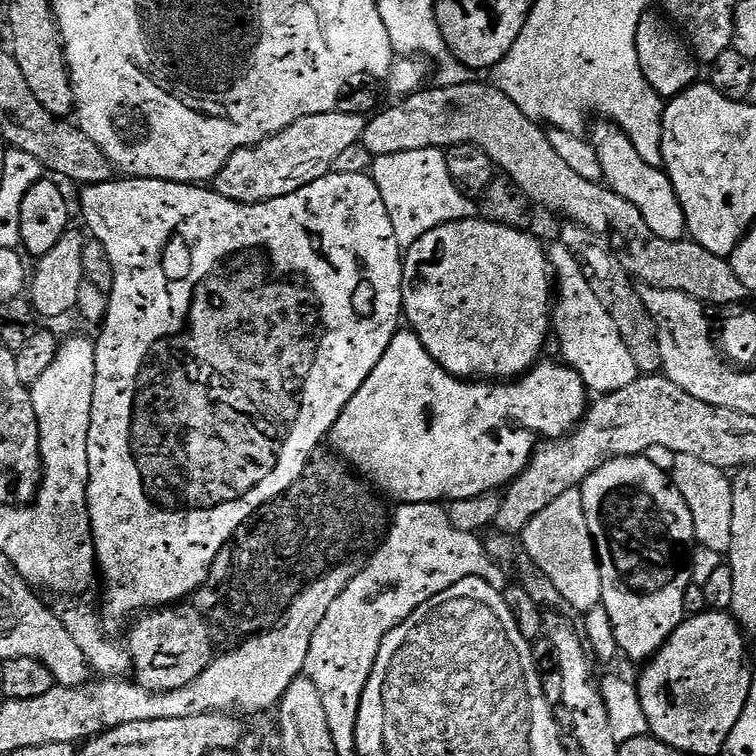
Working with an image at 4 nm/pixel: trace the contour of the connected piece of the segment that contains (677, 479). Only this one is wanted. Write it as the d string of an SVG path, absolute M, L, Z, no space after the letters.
M676 454L670 479L682 498L686 498L690 514L694 514L696 544L726 554L730 550L730 513L734 510L729 473L718 466L710 466L710 462L699 461L692 454Z

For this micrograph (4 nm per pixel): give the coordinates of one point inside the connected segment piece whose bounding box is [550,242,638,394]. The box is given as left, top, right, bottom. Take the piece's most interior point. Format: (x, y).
(592, 346)

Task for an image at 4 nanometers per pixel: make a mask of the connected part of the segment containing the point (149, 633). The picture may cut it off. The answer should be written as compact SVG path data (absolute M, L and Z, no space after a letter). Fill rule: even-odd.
M188 602L169 604L145 611L136 622L126 639L126 647L132 654L135 683L146 690L182 690L182 686L190 686L190 682L194 682L194 678L198 678L198 674L202 674L202 670L212 663L214 641L208 633L208 622L201 609L199 612L191 608Z

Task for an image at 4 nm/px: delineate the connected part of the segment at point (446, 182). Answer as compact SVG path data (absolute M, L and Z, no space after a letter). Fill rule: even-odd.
M426 148L377 156L373 159L370 175L382 194L394 225L395 238L402 250L407 250L418 238L439 225L477 215L477 205L475 208L471 202L473 199L454 183L447 153L443 149Z

